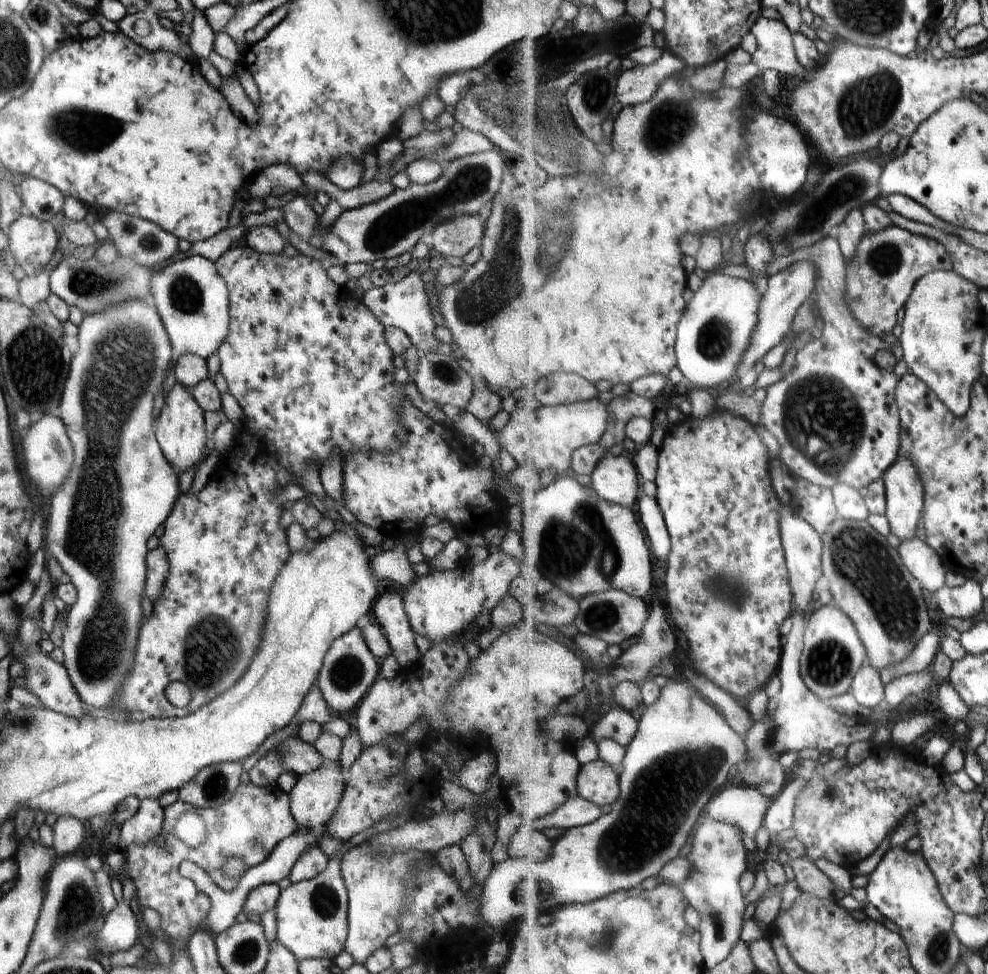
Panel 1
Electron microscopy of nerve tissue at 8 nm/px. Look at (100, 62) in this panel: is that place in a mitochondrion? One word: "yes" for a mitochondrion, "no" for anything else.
no

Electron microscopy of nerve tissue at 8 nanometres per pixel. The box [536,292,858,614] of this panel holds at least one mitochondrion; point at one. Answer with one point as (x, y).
(718, 337)

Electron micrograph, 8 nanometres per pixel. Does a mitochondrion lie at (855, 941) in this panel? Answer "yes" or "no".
no

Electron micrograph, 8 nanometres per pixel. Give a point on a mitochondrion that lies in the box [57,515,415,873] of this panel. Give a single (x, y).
(211, 648)

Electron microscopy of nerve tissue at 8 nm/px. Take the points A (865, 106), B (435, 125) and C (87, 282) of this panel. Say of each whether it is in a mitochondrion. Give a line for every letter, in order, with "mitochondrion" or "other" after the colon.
A: mitochondrion
B: other
C: mitochondrion

